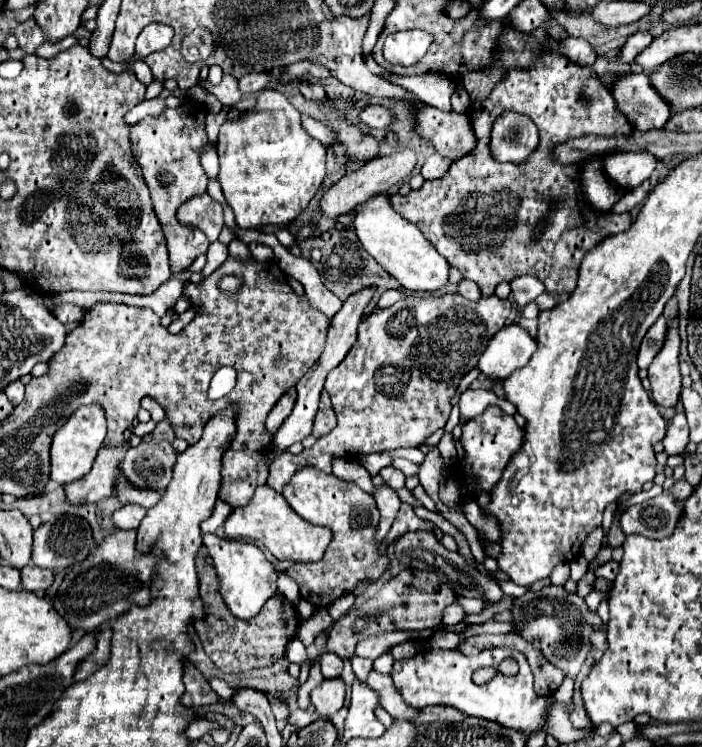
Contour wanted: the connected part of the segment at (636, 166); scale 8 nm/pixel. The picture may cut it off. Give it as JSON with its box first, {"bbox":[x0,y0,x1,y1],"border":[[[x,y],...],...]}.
{"bbox":[604,152,656,190],"border":[[[618,152],[610,154],[604,160],[604,170],[612,182],[620,184],[620,188],[630,190],[640,186],[656,168],[656,158],[644,152]]]}

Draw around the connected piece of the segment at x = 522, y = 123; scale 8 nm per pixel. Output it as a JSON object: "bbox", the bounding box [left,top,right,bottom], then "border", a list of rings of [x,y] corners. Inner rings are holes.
{"bbox":[490,112,538,164],"border":[[[516,112],[502,113],[494,122],[491,132],[490,152],[496,162],[522,164],[538,148],[536,124]]]}

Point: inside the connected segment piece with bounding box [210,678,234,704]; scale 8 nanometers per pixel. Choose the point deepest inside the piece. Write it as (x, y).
(220, 687)

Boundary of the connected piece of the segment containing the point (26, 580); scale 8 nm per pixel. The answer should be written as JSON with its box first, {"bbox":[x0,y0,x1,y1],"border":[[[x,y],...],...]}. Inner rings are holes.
{"bbox":[22,564,54,596],"border":[[[32,564],[22,568],[22,588],[28,592],[34,592],[36,596],[44,596],[52,580],[54,580],[52,570],[40,570],[38,566],[32,566]]]}

